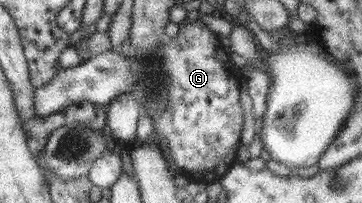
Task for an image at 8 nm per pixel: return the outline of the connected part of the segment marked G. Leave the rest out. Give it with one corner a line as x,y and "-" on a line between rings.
184,18
178,24
178,32
174,38
165,38
158,46
156,58
140,58
140,55
129,53
120,54
120,50
108,50
101,54
90,56
85,62
80,62
75,67
64,68
56,72
56,77
42,87
36,88
34,111
39,117
44,117
64,108
86,100
90,103
106,107
114,97
122,93
132,93
144,107
146,99
164,99
166,108
160,112
143,113
148,115
154,127
153,136
164,149
172,170
180,173
189,182
218,182
219,179
235,163
236,151
240,143
240,129
242,129
242,107
238,100
239,81
242,75
239,68
230,60
230,55
220,43
219,37
214,35
208,27
205,27
198,19
188,21

